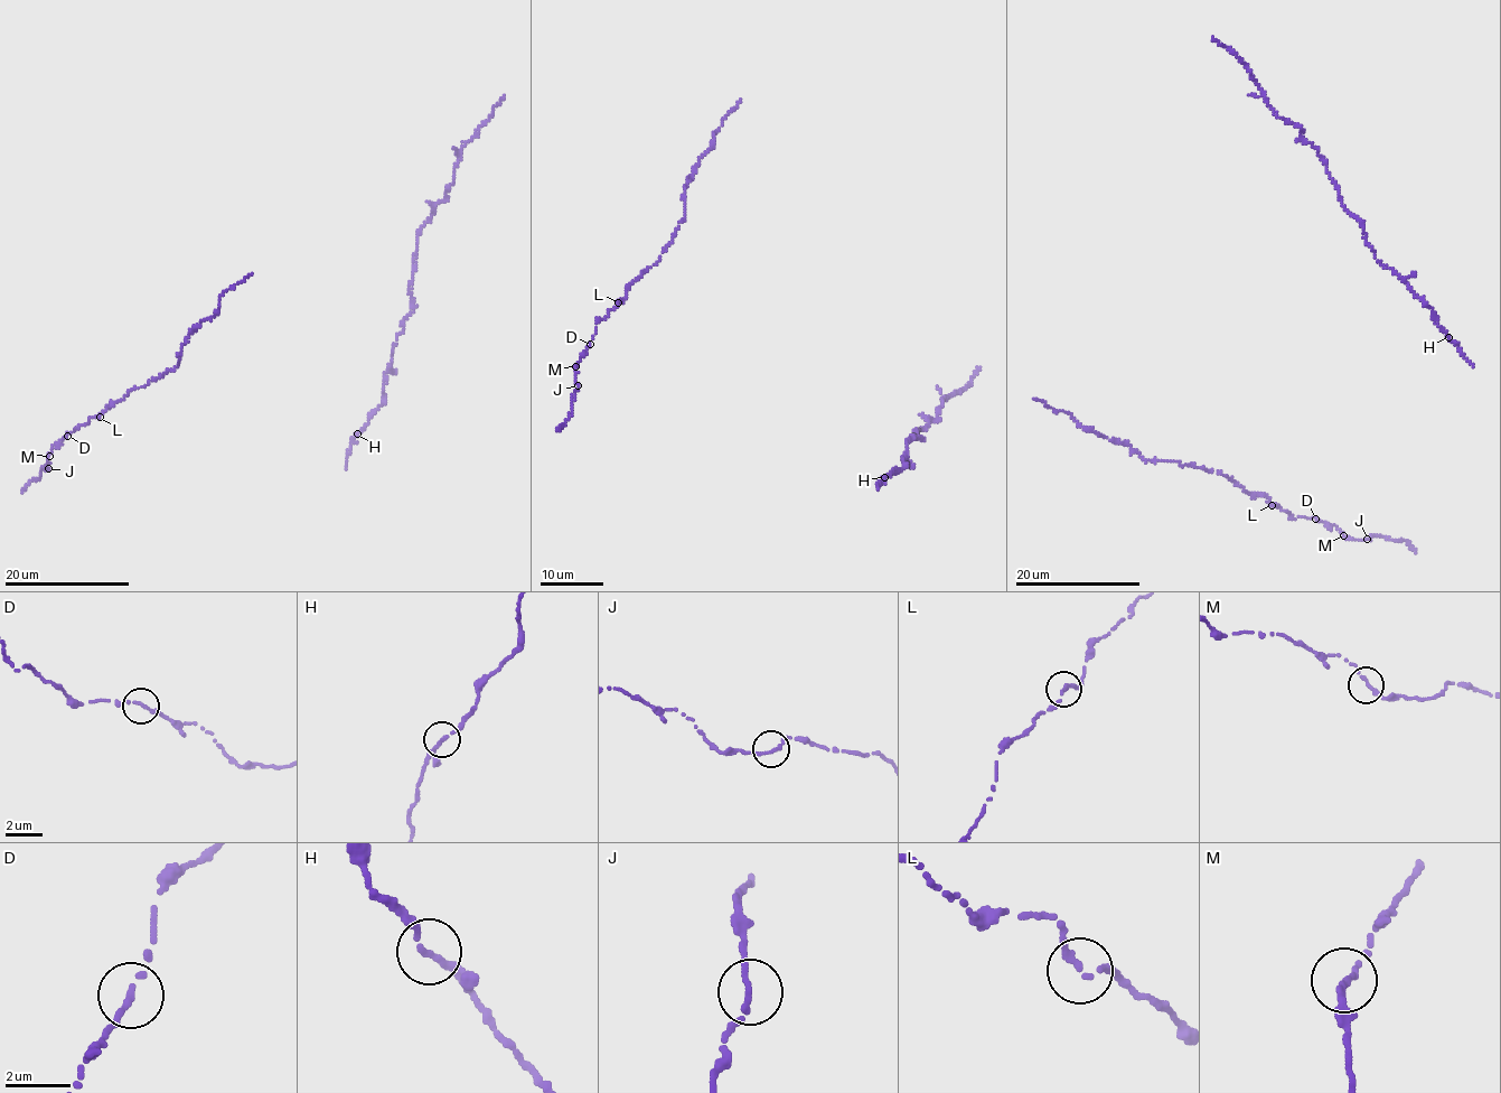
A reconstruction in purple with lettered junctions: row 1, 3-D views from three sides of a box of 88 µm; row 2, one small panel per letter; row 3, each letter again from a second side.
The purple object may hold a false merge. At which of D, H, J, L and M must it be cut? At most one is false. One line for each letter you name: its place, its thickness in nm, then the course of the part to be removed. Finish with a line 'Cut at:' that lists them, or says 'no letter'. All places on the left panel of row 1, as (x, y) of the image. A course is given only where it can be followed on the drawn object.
Cut at: no letter

